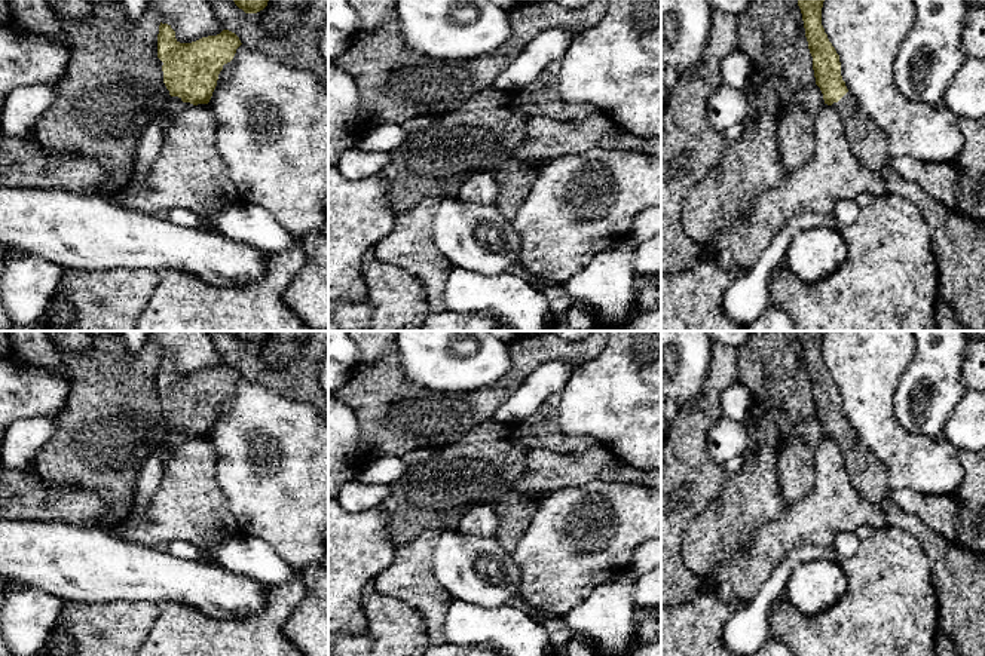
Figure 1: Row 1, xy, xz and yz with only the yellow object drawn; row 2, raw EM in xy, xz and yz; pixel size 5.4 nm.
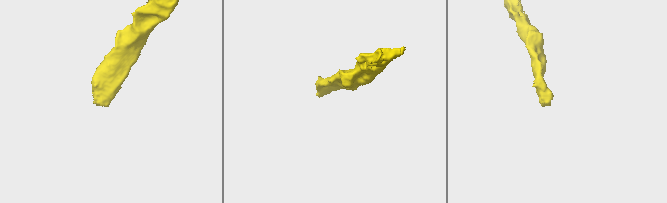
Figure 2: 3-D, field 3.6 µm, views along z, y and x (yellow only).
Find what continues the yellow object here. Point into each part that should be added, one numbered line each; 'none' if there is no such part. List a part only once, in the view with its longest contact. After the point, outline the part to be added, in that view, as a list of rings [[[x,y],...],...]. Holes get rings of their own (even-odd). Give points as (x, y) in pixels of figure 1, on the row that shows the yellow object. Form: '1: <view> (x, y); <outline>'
1: xy (176, 107); [[[178,96],[169,98],[169,107],[163,110],[163,123],[174,122],[186,108],[192,107],[190,102],[183,102]]]

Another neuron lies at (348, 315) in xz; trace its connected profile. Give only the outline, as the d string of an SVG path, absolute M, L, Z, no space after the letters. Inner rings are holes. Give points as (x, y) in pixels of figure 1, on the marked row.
M334 301L328 304L328 318L340 331L368 331L373 306L361 301Z

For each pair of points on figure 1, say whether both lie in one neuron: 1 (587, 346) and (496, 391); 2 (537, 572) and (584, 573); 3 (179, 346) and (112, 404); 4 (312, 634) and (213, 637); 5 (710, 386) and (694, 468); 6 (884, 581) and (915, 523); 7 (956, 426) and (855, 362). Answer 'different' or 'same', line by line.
1: same
2: same
3: different
4: different
5: same
6: different
7: different

